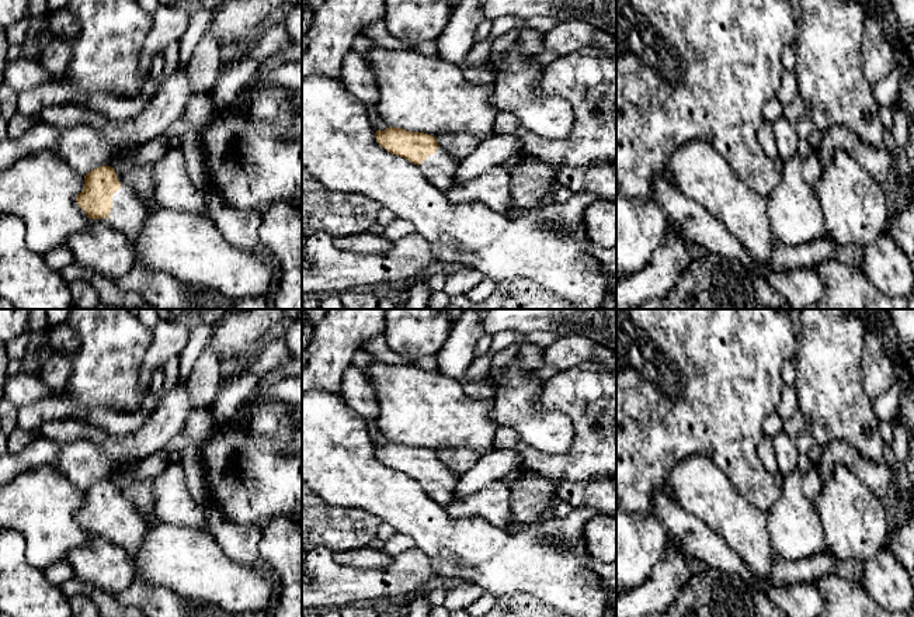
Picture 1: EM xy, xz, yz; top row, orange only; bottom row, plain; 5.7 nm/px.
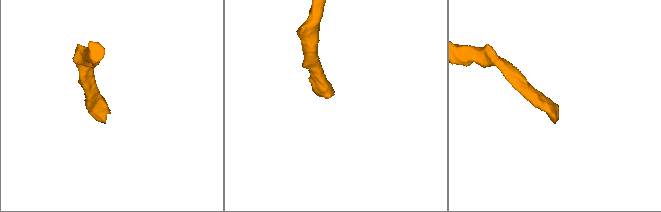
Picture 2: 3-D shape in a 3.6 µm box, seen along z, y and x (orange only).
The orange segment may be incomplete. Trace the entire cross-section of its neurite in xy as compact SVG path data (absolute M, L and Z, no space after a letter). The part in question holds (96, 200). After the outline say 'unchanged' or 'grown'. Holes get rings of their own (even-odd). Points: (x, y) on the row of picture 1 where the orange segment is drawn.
M110 166L97 167L84 176L84 187L76 201L90 219L108 223L131 242L136 239L152 205L140 198L126 184L122 174Z | grown

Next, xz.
M389 126L376 131L375 138L392 155L417 164L428 181L444 193L456 186L459 160L444 152L435 136Z | grown

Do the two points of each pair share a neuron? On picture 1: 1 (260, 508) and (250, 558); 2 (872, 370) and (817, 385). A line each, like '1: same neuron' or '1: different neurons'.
1: different neurons
2: different neurons

